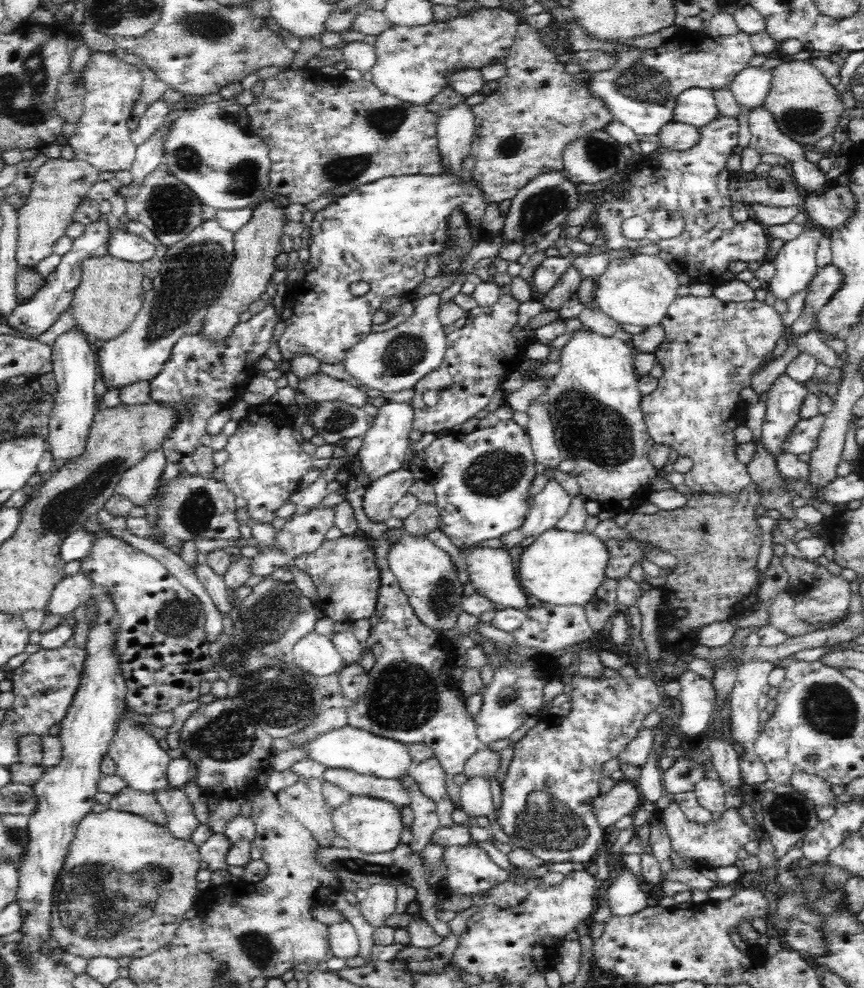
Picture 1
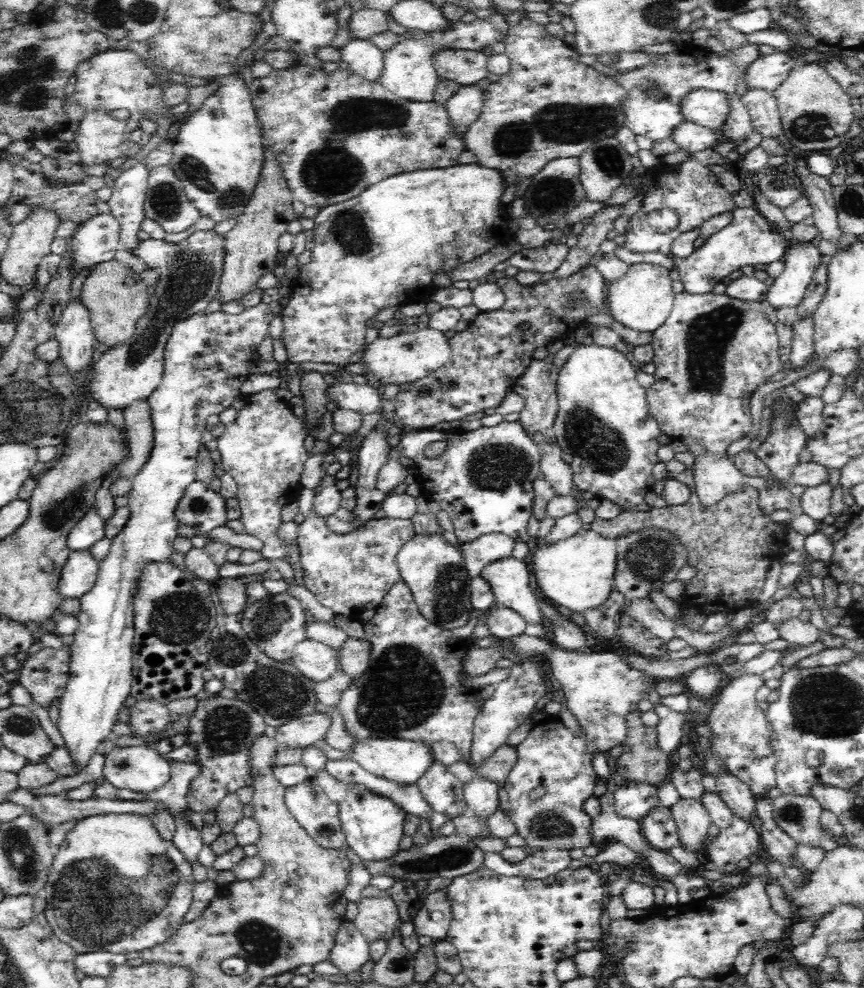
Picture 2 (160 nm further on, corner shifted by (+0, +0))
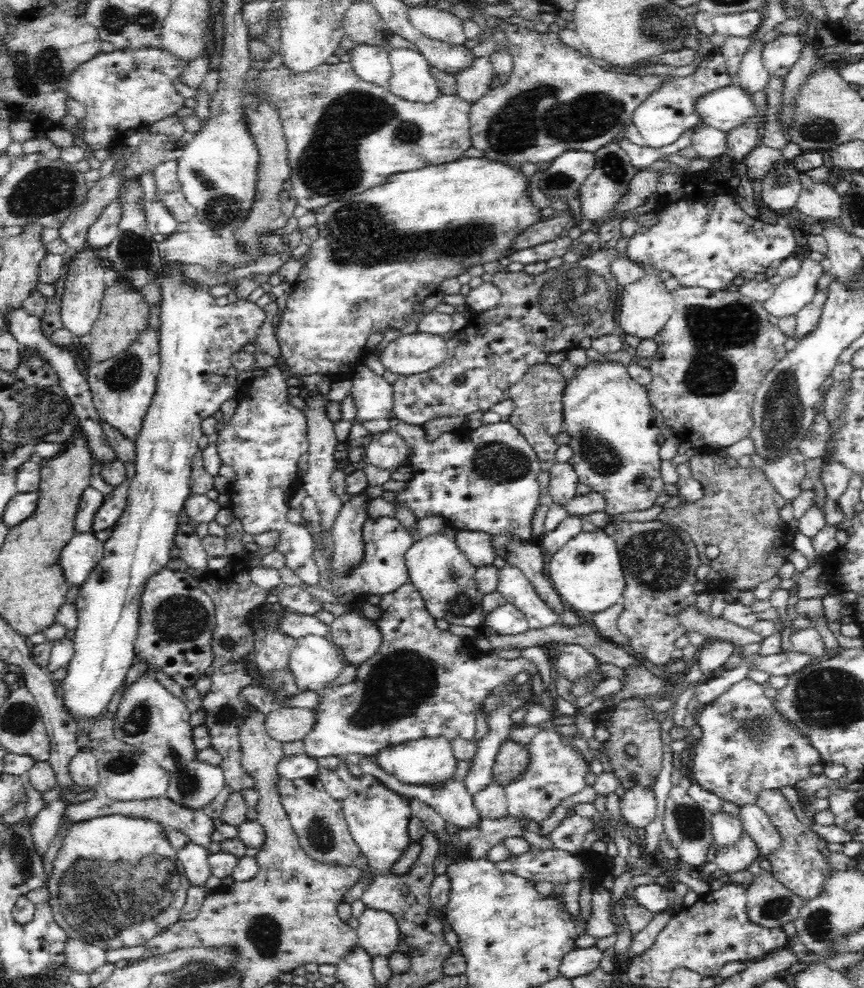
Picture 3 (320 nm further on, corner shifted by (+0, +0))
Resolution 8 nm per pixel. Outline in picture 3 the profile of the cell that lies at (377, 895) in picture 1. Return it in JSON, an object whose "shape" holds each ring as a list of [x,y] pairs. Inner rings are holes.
{"shape":[[[366,908],[357,927],[360,947],[372,958],[390,956],[398,949],[399,924],[389,912]]]}

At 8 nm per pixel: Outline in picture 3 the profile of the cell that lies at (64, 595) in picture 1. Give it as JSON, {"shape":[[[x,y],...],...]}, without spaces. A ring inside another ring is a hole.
{"shape":[[[74,533],[61,552],[61,567],[68,586],[81,586],[87,574],[102,560],[104,543],[96,533]]]}

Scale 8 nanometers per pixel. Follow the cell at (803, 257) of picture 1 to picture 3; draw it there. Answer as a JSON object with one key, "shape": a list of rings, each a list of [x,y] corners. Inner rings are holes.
{"shape":[[[810,257],[800,260],[800,270],[795,275],[783,278],[782,282],[775,286],[772,296],[763,302],[767,314],[777,316],[779,320],[783,316],[796,315],[808,302],[812,302],[817,291],[817,280],[823,272],[824,269],[820,265],[820,261],[814,261]]]}

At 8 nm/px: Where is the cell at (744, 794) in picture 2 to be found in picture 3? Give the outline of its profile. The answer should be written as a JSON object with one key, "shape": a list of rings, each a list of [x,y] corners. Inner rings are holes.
{"shape":[[[745,805],[740,808],[739,820],[743,830],[756,842],[759,853],[764,856],[773,854],[783,842],[782,836],[774,829],[770,818],[757,805]]]}

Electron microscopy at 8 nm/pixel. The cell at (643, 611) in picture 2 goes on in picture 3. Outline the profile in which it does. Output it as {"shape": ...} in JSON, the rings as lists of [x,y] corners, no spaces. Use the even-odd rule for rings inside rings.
{"shape":[[[694,602],[676,616],[680,625],[686,627],[686,632],[696,631],[702,636],[710,636],[712,640],[722,640],[732,642],[736,646],[746,646],[754,642],[763,642],[762,635],[754,632],[750,627],[742,627],[722,616],[713,617],[708,612],[698,612],[694,607]]]}

